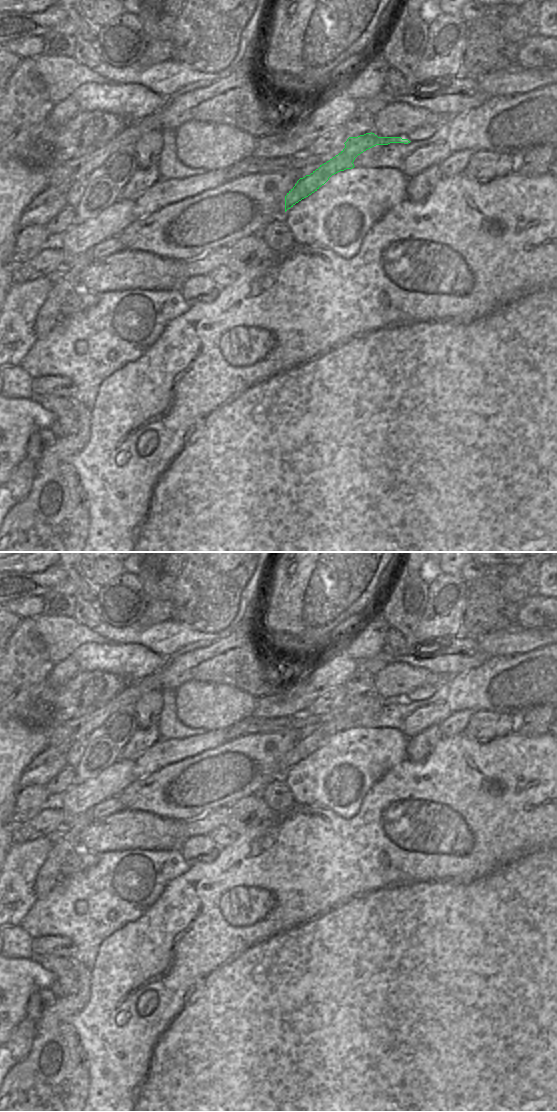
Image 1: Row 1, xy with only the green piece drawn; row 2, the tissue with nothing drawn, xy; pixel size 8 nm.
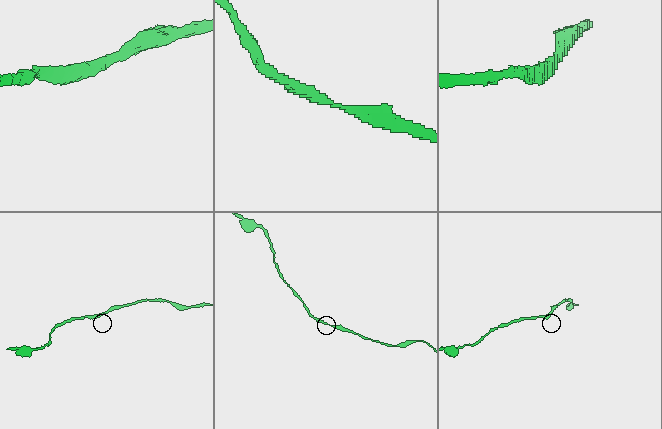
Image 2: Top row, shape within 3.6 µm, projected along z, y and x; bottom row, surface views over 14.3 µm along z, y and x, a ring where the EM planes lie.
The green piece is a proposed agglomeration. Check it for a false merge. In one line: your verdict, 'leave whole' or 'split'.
leave whole

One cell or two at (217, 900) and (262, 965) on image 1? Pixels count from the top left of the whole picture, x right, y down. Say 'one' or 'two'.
one

